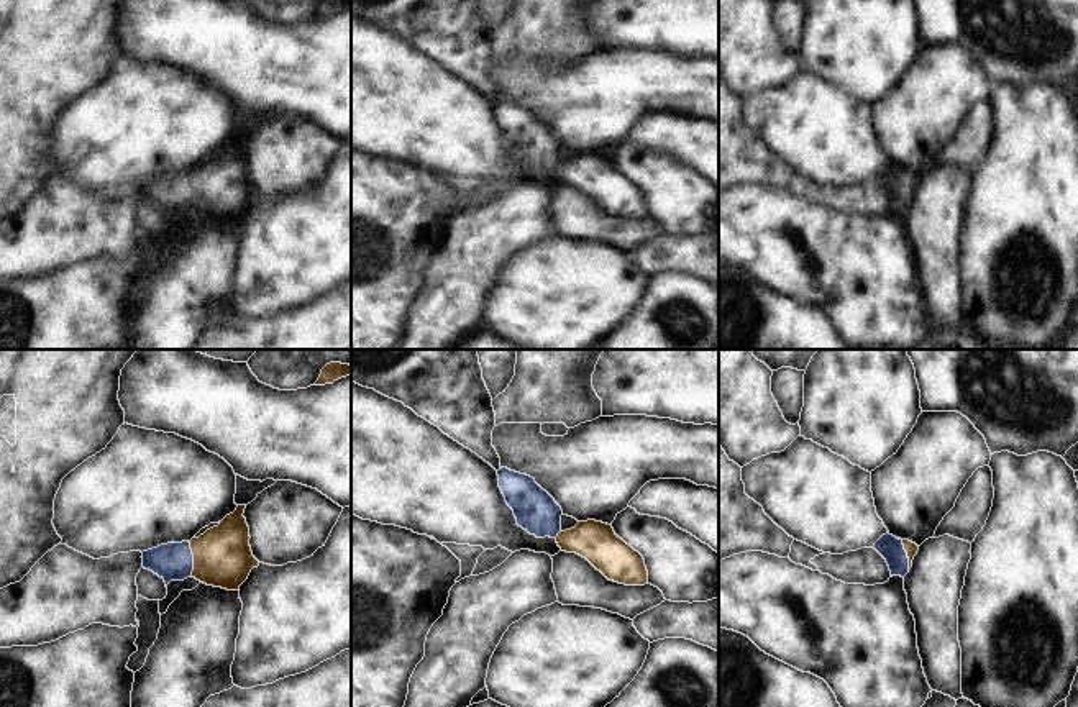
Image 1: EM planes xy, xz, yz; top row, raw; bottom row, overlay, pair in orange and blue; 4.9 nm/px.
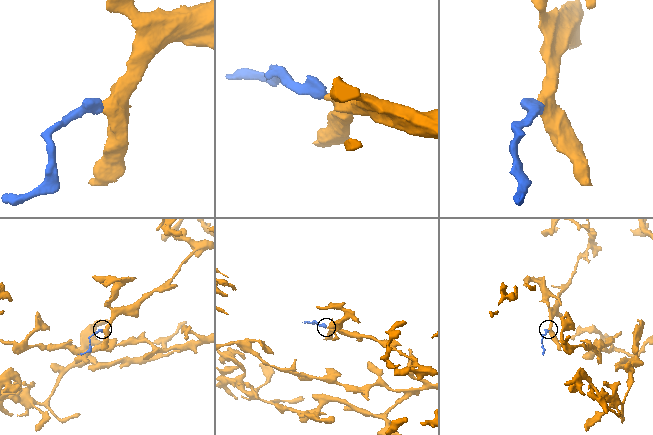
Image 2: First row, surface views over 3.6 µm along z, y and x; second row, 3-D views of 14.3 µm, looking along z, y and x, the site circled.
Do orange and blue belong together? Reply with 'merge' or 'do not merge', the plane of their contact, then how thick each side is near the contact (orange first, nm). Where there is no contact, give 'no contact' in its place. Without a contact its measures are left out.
merge | xy | 280/190 nm

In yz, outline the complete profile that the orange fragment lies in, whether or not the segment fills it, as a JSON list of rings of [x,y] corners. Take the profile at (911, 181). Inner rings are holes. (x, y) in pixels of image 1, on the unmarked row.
[[[886,166],[873,179],[888,195],[891,208],[904,210],[912,200],[919,179],[909,172],[898,172]]]

